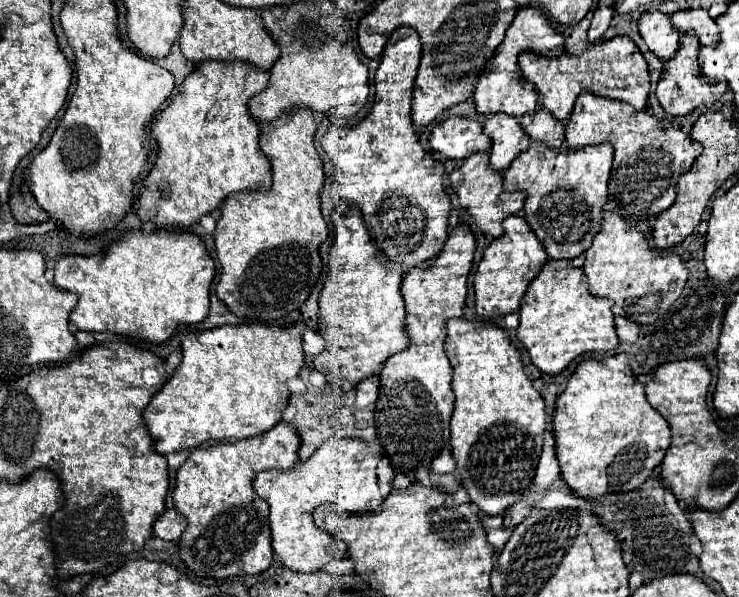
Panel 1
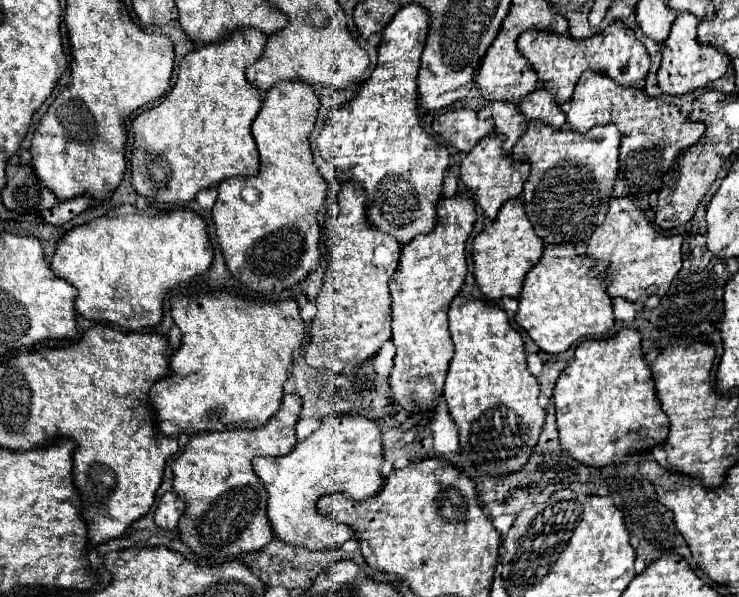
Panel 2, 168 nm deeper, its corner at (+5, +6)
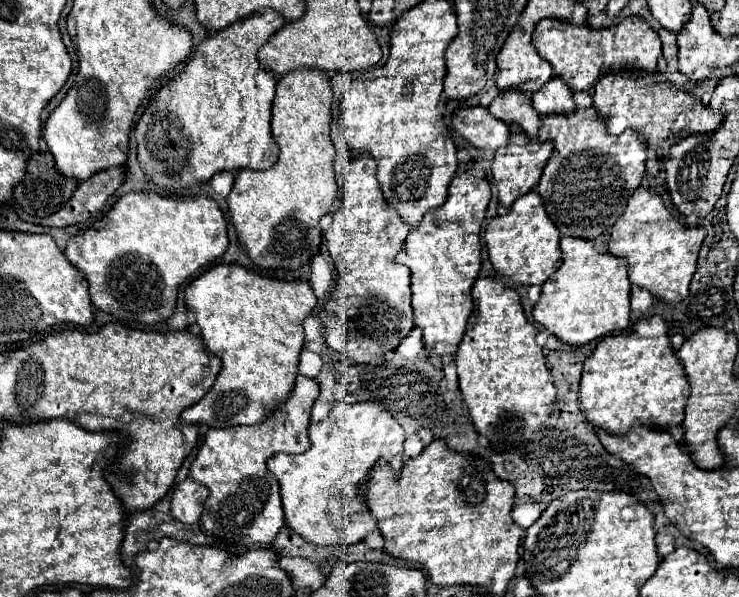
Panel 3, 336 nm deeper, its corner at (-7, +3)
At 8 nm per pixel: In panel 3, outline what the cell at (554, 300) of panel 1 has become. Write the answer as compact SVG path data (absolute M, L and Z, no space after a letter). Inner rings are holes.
M562 237L562 265L542 285L534 319L568 345L584 345L596 337L624 331L630 325L630 281L624 259L598 253L592 241Z

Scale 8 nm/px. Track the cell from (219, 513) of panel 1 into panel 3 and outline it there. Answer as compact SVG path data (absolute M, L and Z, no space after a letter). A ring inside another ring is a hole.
M298 375L292 395L276 407L264 423L228 429L208 429L204 443L192 461L190 477L210 489L204 505L202 527L220 545L258 547L270 543L286 523L278 479L266 469L266 459L276 453L304 453L310 447L308 425L312 405L318 397L318 381ZM236 429L236 433L232 431Z

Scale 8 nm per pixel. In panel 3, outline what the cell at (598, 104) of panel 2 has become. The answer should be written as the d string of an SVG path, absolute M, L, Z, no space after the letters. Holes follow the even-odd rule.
M606 73L594 85L594 107L608 121L608 131L618 135L630 127L646 141L680 141L694 133L712 133L722 123L722 113L712 111L696 95L670 81L648 81L642 77Z

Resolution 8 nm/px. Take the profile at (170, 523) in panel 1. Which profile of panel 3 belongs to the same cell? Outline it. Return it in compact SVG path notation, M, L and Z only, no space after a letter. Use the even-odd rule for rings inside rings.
M186 479L176 485L172 493L172 501L170 501L170 511L178 521L192 525L200 519L208 495L210 491L206 485Z

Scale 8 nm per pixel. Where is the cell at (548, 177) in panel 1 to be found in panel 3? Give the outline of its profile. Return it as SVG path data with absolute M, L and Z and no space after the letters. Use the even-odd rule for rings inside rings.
M594 107L578 109L574 111L574 115L544 117L538 131L538 139L554 143L554 151L538 181L538 193L544 199L548 217L552 219L552 223L558 227L562 235L582 237L590 241L596 239L600 233L610 229L620 219L630 195L634 193L634 189L640 187L640 181L644 179L644 171L646 171L644 139L640 139L640 135L632 129L626 129L622 135L610 135L606 131L606 119L598 115Z

